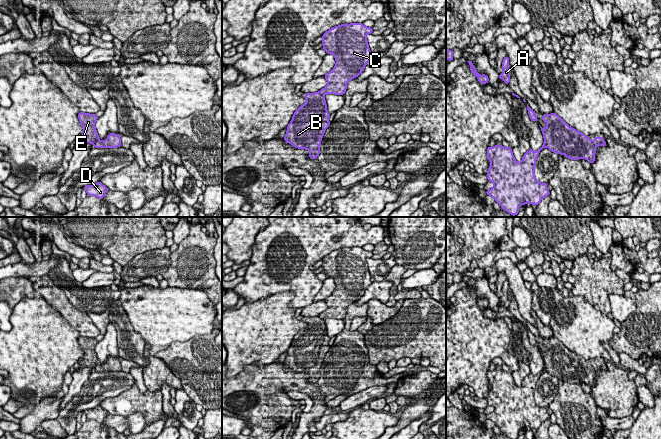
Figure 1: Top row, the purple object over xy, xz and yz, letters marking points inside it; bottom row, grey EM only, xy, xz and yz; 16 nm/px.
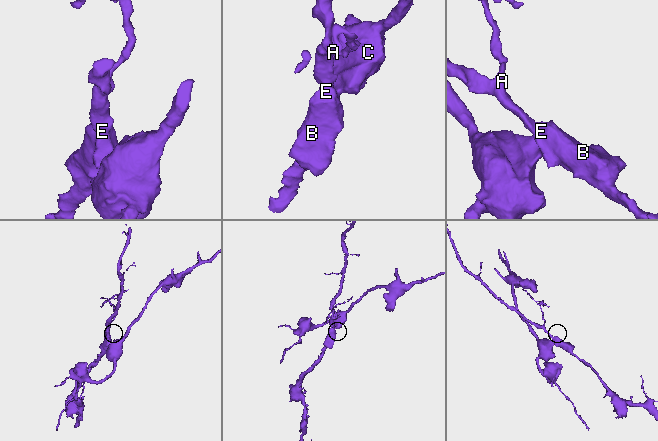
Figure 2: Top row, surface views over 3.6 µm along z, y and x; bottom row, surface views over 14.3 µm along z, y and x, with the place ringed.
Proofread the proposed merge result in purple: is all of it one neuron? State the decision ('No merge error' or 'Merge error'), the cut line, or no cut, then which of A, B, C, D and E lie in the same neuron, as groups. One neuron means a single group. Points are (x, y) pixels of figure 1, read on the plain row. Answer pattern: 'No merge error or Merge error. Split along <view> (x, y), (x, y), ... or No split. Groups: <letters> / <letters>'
Merge error. Split along xy (98, 363), (94, 370). Groups: A B E / C D

